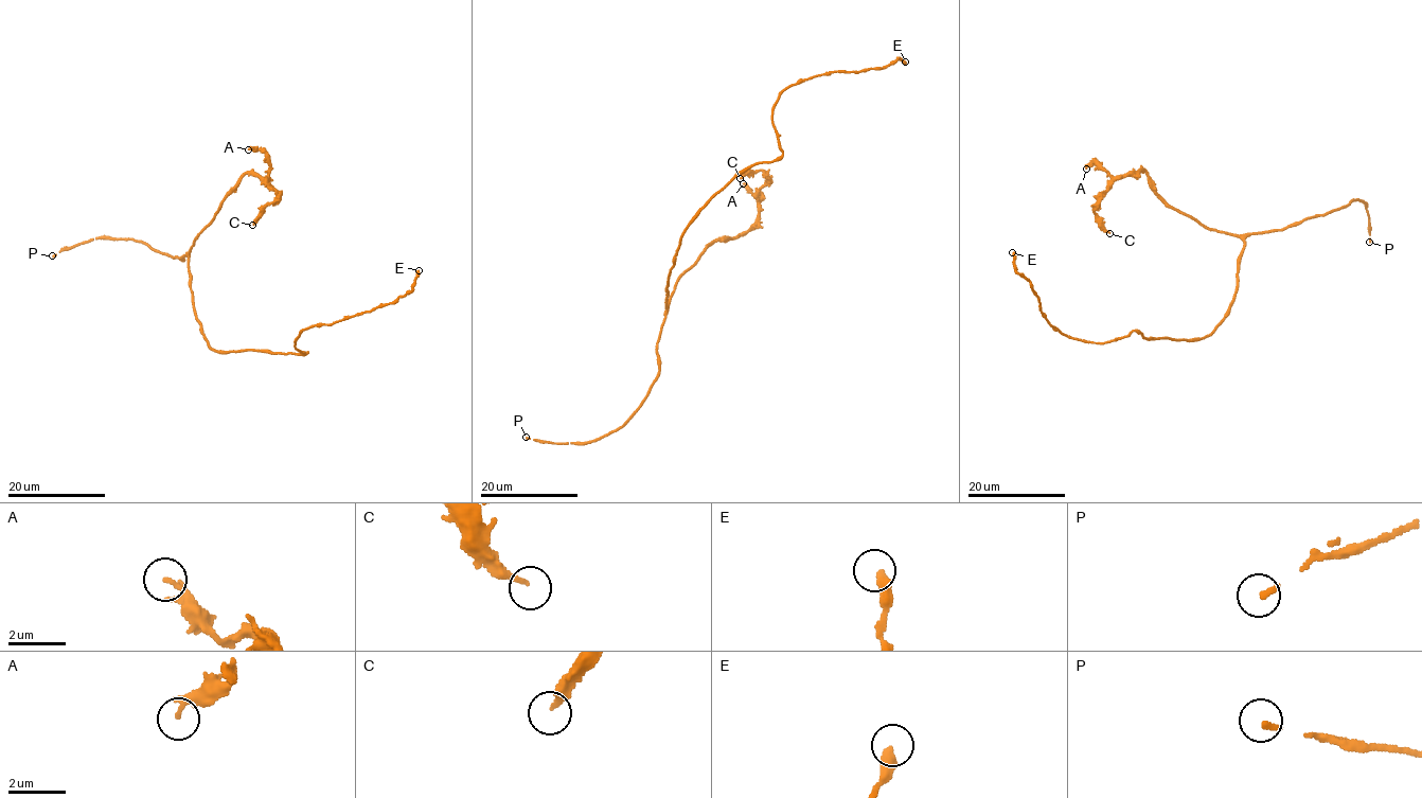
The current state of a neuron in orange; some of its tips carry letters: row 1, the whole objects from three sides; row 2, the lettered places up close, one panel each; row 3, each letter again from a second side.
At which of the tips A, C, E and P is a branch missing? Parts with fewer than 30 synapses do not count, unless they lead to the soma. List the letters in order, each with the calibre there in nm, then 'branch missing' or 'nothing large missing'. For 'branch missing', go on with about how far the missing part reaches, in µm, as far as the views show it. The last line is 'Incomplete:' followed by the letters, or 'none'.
A: calibre 130 nm; nothing large missing
C: calibre 200 nm; nothing large missing
E: calibre 400 nm; nothing large missing
P: calibre 160 nm; branch missing; missing 120 µm
Incomplete: P

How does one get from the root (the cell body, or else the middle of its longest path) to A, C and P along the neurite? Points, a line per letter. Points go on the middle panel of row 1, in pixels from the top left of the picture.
A: (679, 242), (668, 280), (667, 306), (679, 276), (705, 248), (743, 235), (757, 220), (762, 196), (743, 183)
C: (679, 242), (667, 306), (679, 276), (705, 248), (743, 235), (757, 220), (766, 176), (757, 171), (740, 178)
P: (679, 242), (658, 342), (659, 371), (635, 412), (620, 427), (590, 442), (555, 443), (526, 437)

